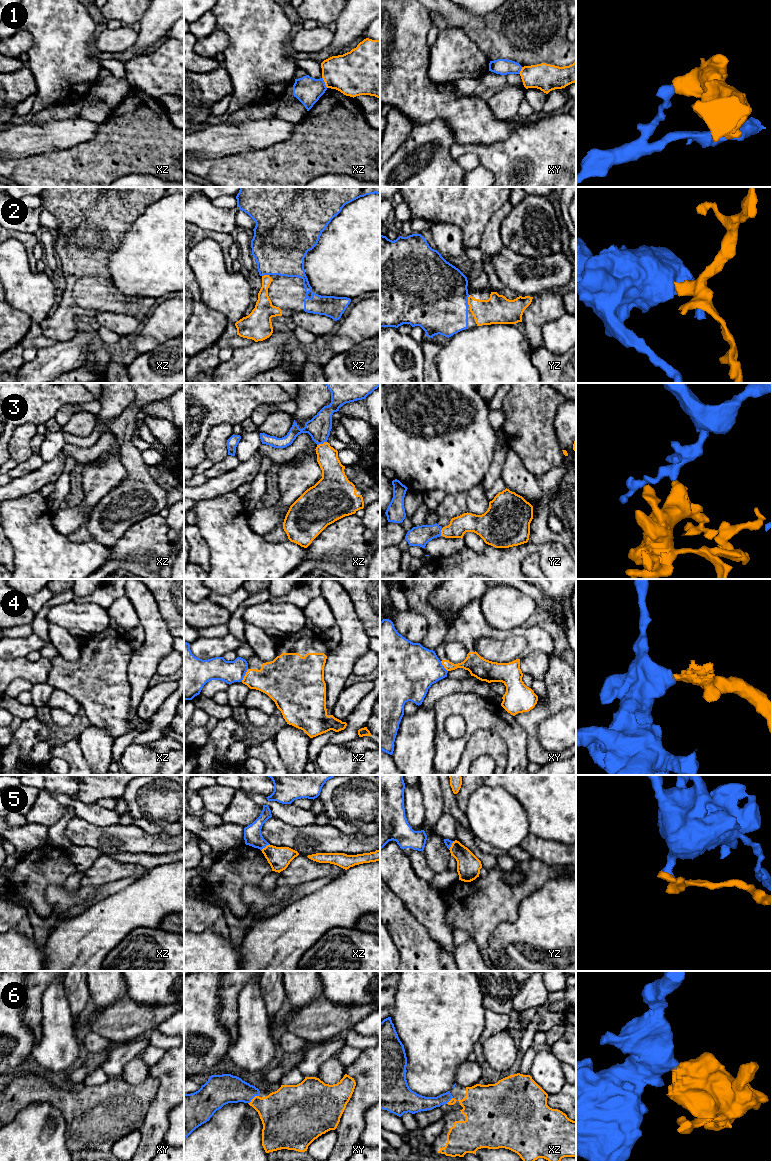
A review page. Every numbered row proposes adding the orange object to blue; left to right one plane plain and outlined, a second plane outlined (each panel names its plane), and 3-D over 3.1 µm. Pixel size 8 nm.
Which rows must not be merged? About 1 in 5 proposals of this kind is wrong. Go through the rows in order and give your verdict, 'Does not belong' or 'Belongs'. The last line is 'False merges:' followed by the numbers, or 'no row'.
1: Does not belong
2: Belongs
3: Belongs
4: Does not belong
5: Does not belong
6: Belongs
False merges: 1, 4, 5

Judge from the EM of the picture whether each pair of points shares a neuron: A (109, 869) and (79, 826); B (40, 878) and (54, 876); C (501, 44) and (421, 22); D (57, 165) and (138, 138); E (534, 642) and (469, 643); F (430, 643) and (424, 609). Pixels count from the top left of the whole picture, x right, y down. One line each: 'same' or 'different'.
A: different
B: same
C: different
D: same
E: same
F: same

